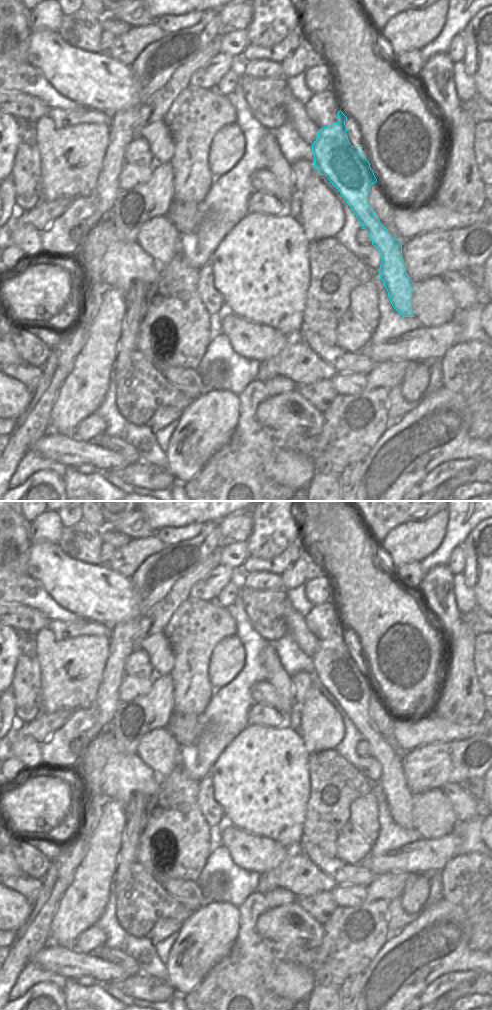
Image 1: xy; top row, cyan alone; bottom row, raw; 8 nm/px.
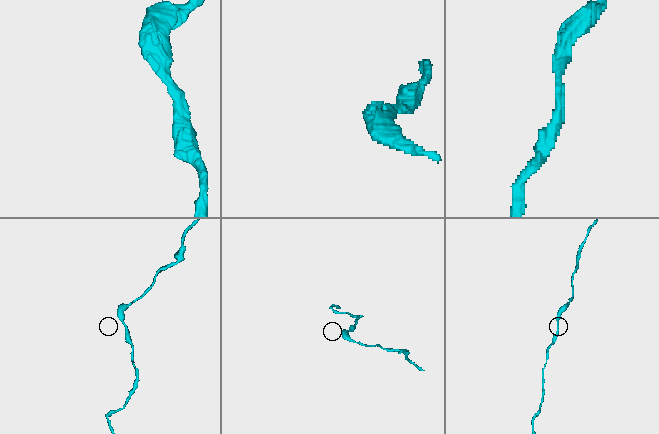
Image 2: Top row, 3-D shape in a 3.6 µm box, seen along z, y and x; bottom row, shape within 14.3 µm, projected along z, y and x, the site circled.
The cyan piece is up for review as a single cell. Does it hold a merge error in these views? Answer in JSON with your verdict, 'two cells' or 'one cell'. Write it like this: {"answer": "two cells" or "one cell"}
{"answer": "one cell"}

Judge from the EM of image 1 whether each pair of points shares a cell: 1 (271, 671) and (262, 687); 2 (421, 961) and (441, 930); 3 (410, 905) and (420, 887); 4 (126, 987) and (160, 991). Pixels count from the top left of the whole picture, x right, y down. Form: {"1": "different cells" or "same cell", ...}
{"1": "different cells", "2": "same cell", "3": "same cell", "4": "same cell"}

